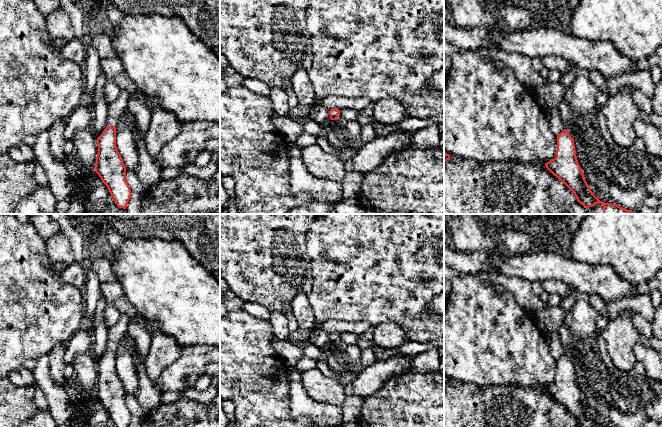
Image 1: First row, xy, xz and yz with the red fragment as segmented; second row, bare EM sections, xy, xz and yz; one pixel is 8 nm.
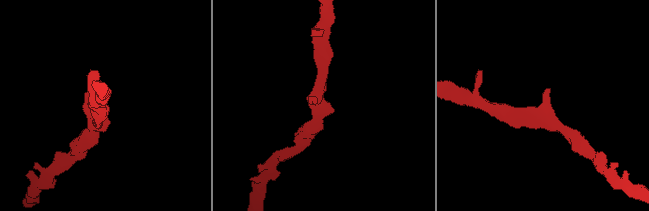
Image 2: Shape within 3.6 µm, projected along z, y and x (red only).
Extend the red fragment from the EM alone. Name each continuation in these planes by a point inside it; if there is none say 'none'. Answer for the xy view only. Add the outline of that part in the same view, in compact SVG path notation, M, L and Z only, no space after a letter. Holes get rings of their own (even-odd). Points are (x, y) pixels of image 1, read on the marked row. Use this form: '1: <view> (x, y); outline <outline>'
1: xy (115, 109); outline M122 90L119 97L108 104L108 115L106 119L106 126L116 127L119 117L127 110L127 102L129 94L126 90Z

